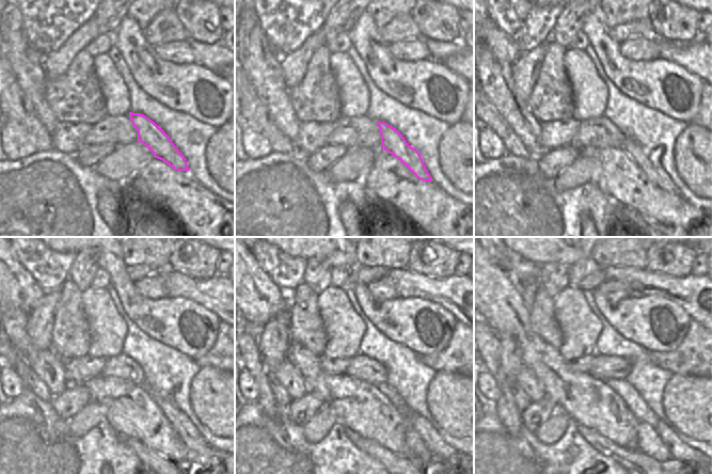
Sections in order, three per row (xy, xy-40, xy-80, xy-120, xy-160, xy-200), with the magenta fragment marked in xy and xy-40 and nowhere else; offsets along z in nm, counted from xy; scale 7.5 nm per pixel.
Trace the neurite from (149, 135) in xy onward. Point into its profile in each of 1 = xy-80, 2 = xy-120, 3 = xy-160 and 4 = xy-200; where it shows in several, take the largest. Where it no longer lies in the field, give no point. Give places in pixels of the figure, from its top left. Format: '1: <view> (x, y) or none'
1: xy-80 (647, 161)
2: xy-120 (181, 424)
3: xy-160 (438, 446)
4: xy-200 (679, 451)

